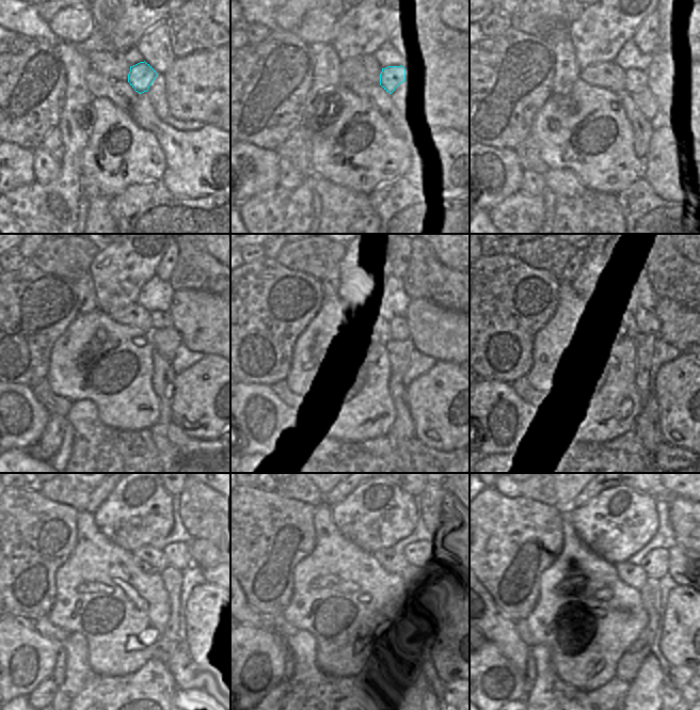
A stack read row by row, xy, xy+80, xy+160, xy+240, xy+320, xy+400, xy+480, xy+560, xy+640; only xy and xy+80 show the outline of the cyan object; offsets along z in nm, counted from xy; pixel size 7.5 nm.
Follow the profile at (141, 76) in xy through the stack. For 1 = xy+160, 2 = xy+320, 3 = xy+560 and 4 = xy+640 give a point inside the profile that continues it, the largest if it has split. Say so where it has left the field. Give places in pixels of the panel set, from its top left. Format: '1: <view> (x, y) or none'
1: xy+160 (635, 79)
2: xy+320 (399, 330)
3: xy+560 (417, 556)
4: xy+640 (655, 563)

